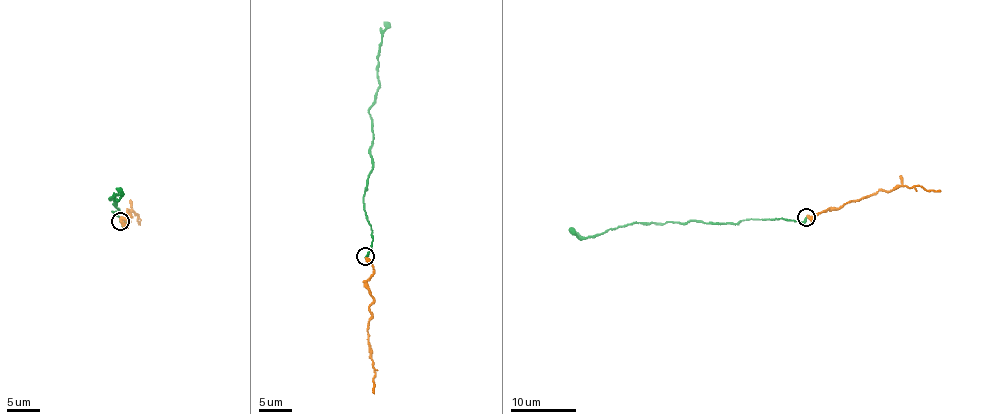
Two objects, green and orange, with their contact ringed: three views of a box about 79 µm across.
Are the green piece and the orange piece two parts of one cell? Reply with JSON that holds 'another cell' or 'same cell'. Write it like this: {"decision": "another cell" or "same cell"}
{"decision": "same cell"}

